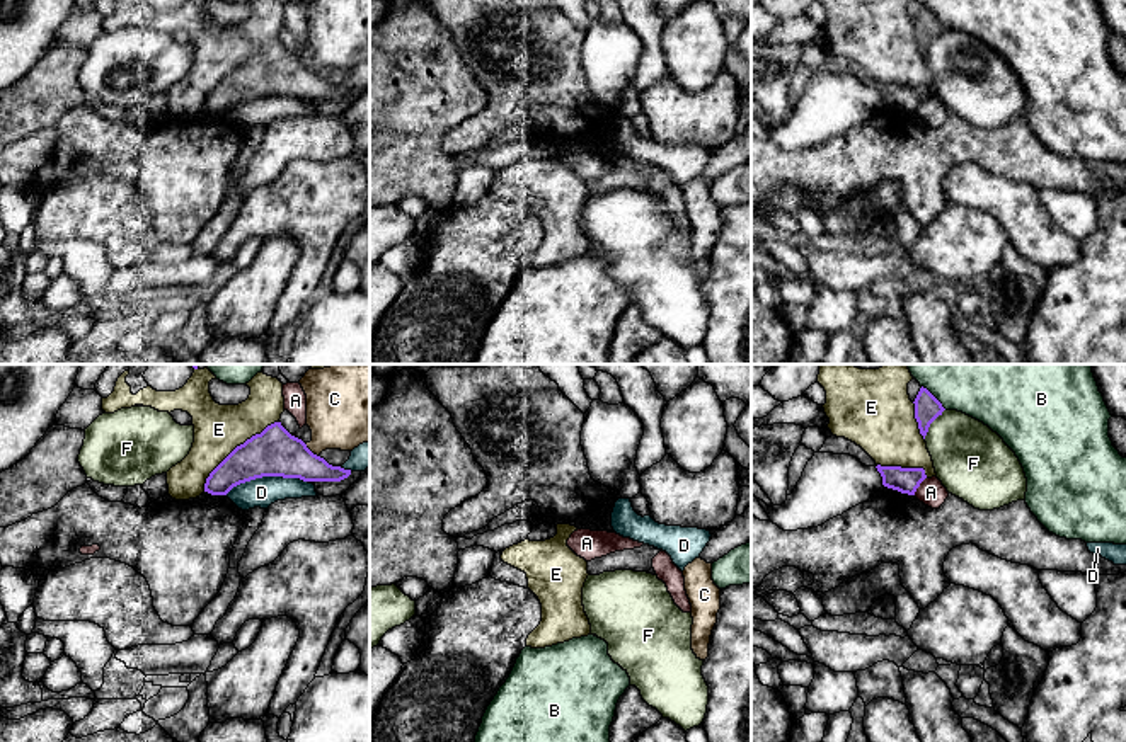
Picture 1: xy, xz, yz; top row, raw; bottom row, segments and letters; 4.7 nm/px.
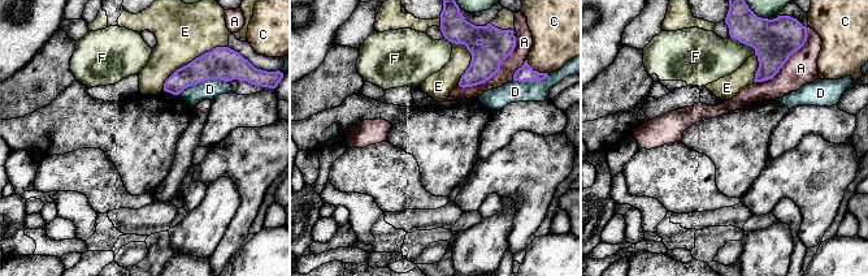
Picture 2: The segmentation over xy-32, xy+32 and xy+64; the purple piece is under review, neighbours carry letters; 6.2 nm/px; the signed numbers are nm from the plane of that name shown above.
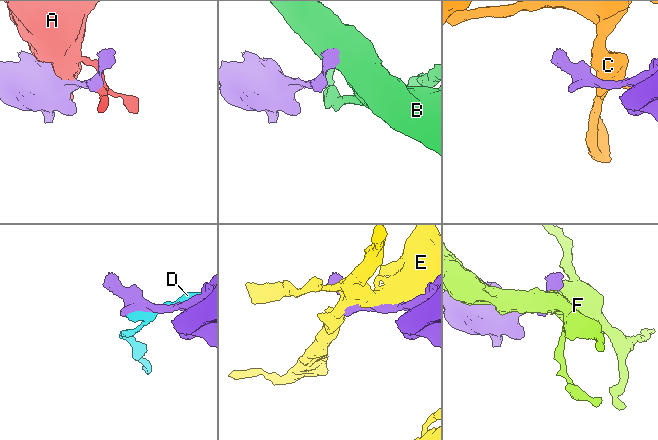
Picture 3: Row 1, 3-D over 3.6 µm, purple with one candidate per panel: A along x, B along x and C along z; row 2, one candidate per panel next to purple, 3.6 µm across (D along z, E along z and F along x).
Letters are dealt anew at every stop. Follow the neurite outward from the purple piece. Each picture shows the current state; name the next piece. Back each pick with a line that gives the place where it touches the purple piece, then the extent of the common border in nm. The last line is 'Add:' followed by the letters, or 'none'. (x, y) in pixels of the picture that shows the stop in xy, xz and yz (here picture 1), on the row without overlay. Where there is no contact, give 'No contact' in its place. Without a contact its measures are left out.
Add: none

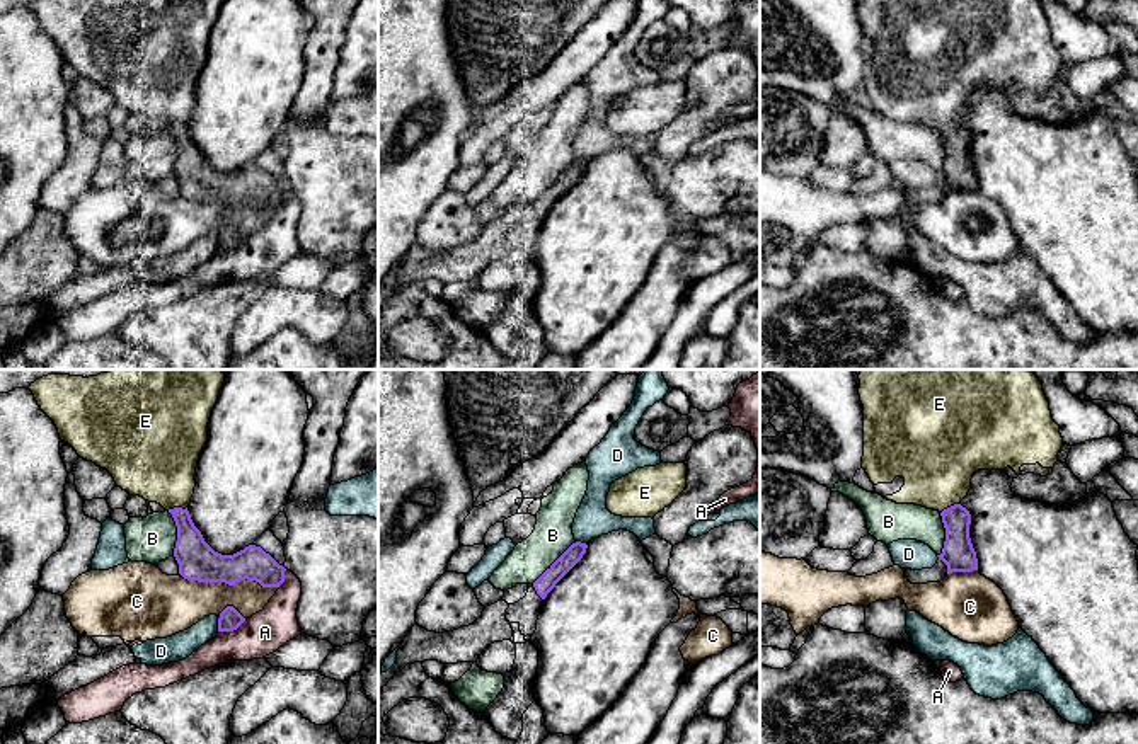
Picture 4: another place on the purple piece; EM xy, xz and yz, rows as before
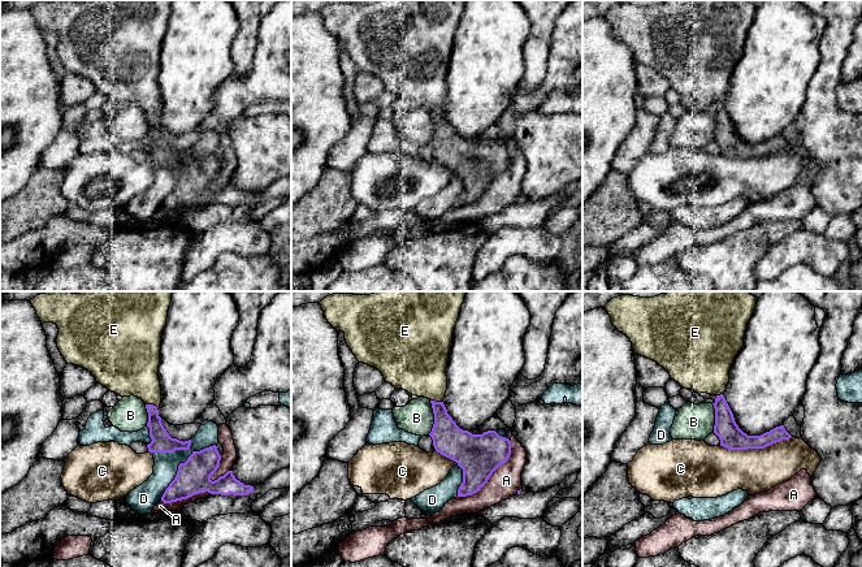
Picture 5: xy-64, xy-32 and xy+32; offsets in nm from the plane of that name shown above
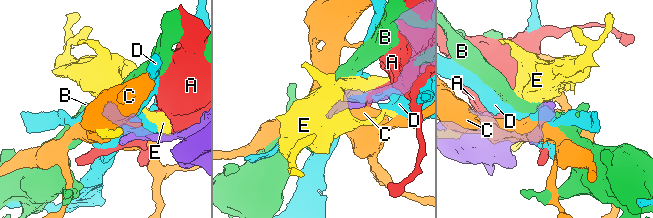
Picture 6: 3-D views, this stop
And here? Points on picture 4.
E: Touches purple at xy (176, 126). Shared border 100 nm
Add: E

